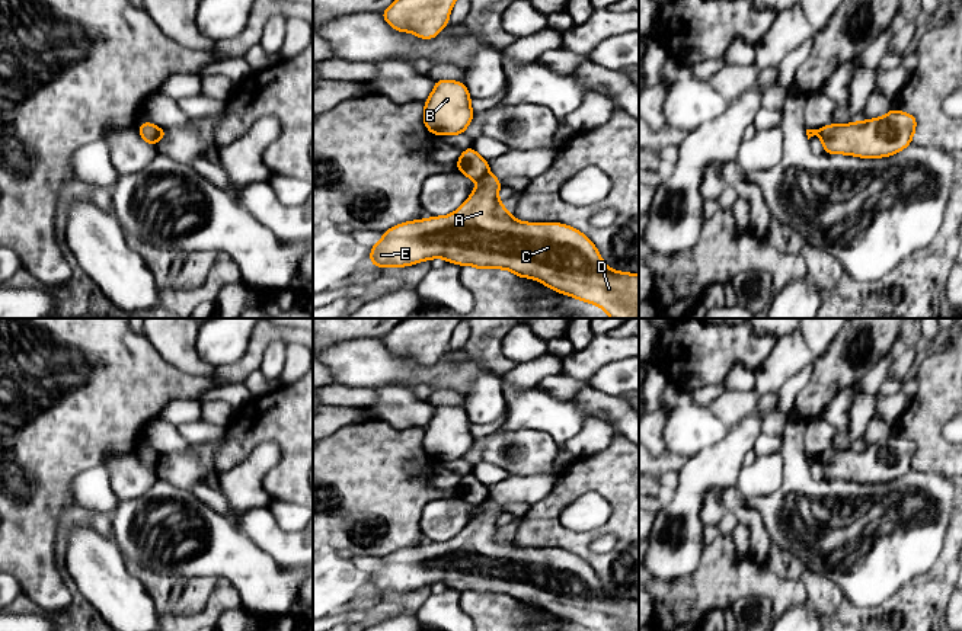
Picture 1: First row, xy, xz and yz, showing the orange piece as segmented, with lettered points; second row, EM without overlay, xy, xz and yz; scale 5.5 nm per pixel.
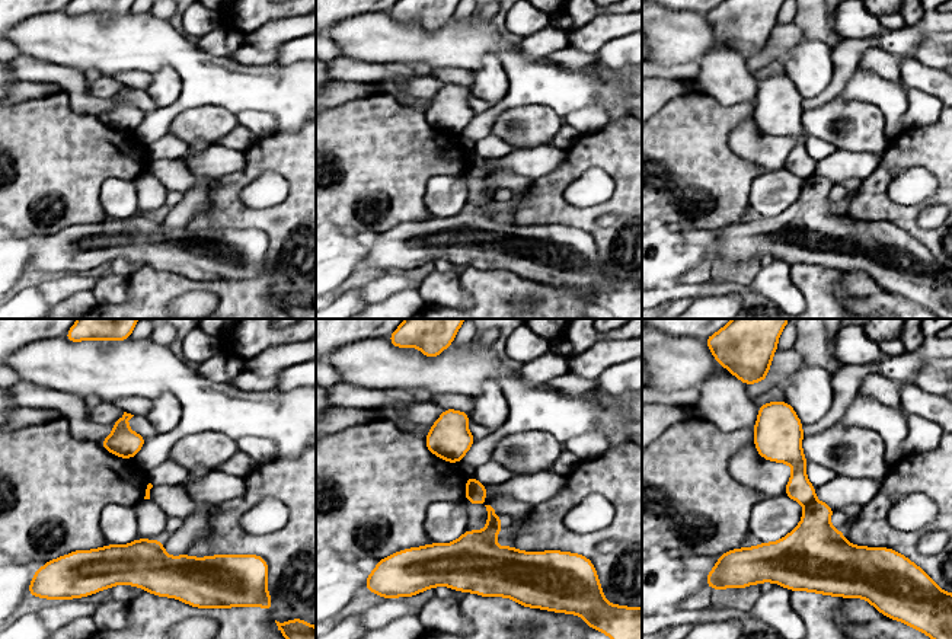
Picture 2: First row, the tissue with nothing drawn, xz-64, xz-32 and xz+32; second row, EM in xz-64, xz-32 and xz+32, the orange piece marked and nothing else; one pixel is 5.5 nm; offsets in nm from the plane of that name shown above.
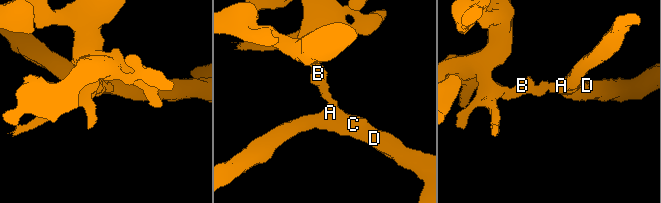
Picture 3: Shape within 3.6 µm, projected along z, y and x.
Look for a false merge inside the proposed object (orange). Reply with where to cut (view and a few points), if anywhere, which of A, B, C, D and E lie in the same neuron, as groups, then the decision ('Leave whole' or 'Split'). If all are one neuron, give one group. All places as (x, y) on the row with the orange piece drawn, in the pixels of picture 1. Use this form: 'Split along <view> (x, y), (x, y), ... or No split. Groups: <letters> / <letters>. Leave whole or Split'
Split along xz (488, 172), (476, 181). Groups: A C D E / B. Split

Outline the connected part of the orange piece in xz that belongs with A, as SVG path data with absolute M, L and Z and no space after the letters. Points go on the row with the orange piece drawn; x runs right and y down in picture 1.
M488 173L467 201L450 215L406 221L386 230L370 253L373 266L402 268L442 257L458 266L506 269L547 288L591 302L611 318L639 318L639 275L610 269L595 244L579 230L560 222L522 222L499 201L501 180Z

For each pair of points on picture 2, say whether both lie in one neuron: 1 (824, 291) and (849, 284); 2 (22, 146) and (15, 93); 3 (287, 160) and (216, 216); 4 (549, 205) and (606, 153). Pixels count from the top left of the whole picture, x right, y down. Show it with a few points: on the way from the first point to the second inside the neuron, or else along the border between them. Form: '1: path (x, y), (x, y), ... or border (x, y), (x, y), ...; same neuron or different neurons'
1: border (839, 272), (837, 297), (842, 303); different neurons
2: border (50, 95), (41, 99), (19, 101), (15, 105); different neurons
3: path (267, 160), (261, 160), (226, 195); same neuron
4: path (552, 188), (588, 153); same neuron

